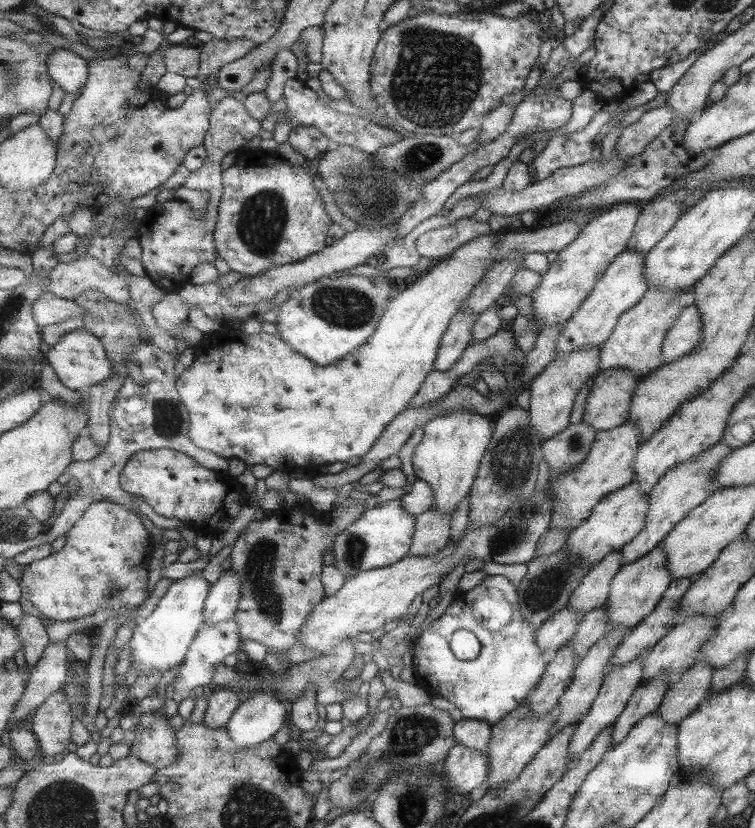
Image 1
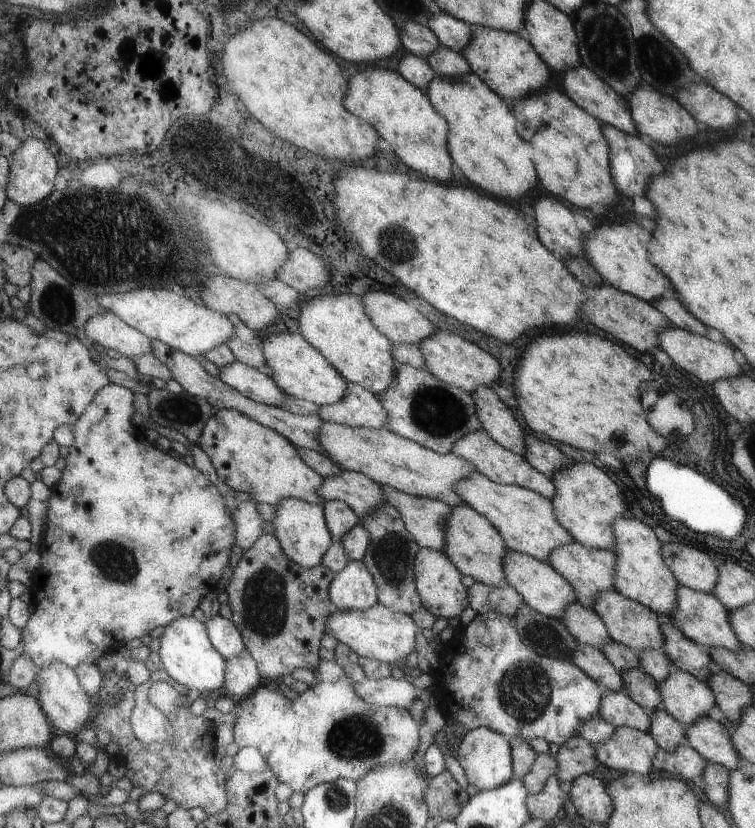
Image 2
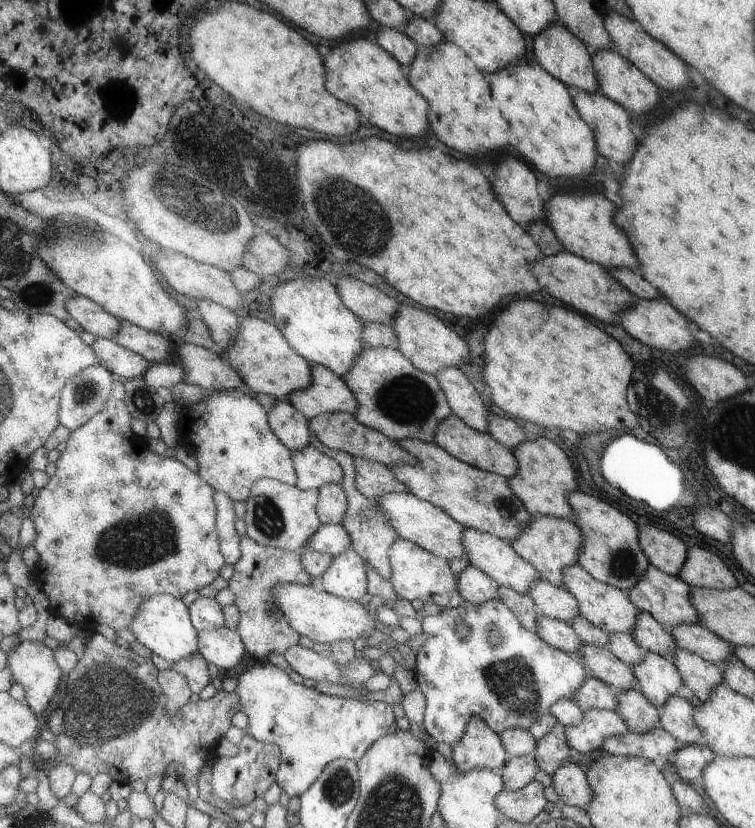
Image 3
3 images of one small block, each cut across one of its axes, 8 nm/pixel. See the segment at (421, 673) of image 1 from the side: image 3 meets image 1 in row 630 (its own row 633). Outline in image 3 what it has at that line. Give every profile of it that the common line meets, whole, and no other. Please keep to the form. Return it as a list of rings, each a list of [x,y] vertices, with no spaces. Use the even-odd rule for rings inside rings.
[[[496,598],[477,606],[461,602],[455,608],[442,609],[436,616],[426,616],[420,623],[427,639],[415,653],[413,673],[425,702],[422,728],[436,743],[443,742],[453,746],[463,736],[468,722],[474,716],[483,719],[498,735],[511,728],[529,730],[536,719],[549,714],[555,702],[559,702],[561,698],[571,699],[583,682],[592,676],[591,672],[578,662],[576,654],[567,654],[547,646],[534,632],[526,630],[513,612]],[[457,618],[467,628],[467,634],[463,638],[455,636],[453,632]],[[491,630],[495,630],[497,634],[497,644],[495,640],[489,640]]]

